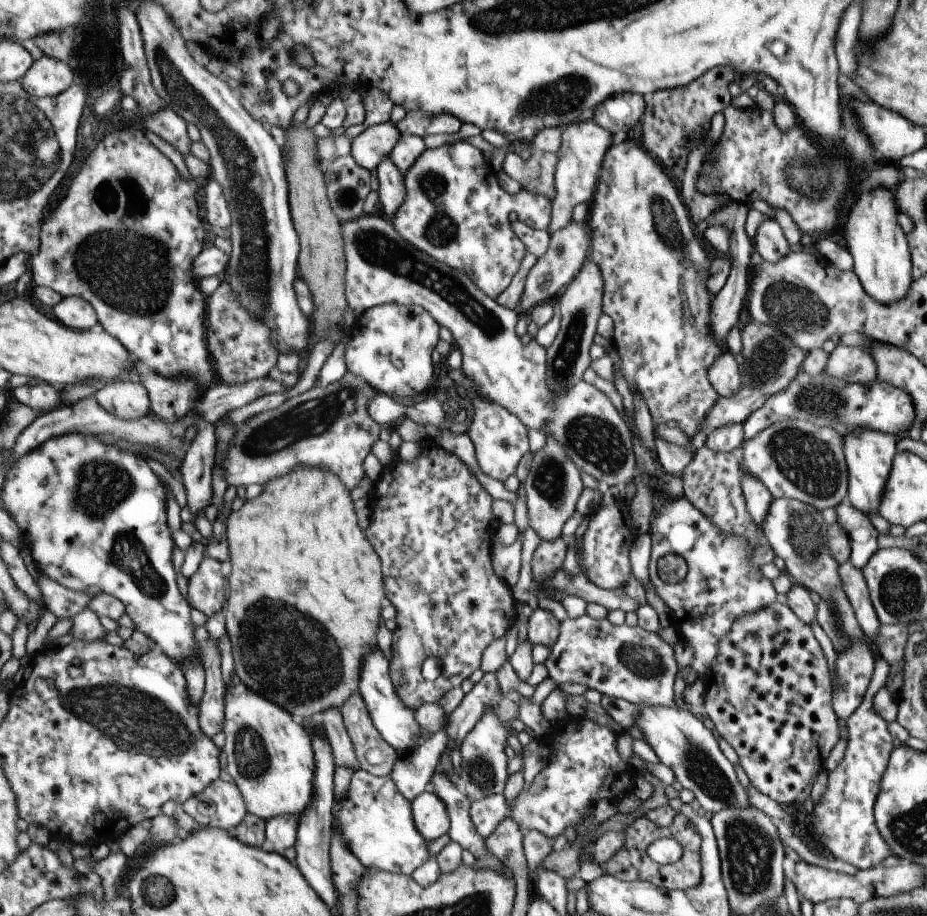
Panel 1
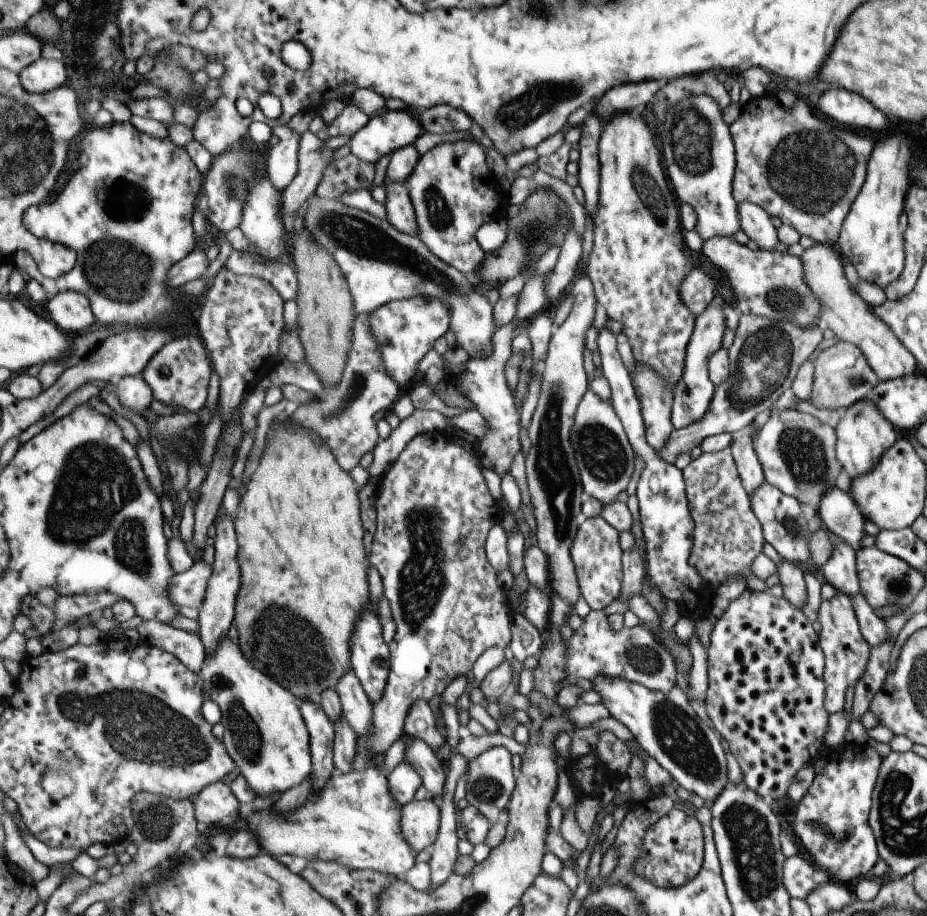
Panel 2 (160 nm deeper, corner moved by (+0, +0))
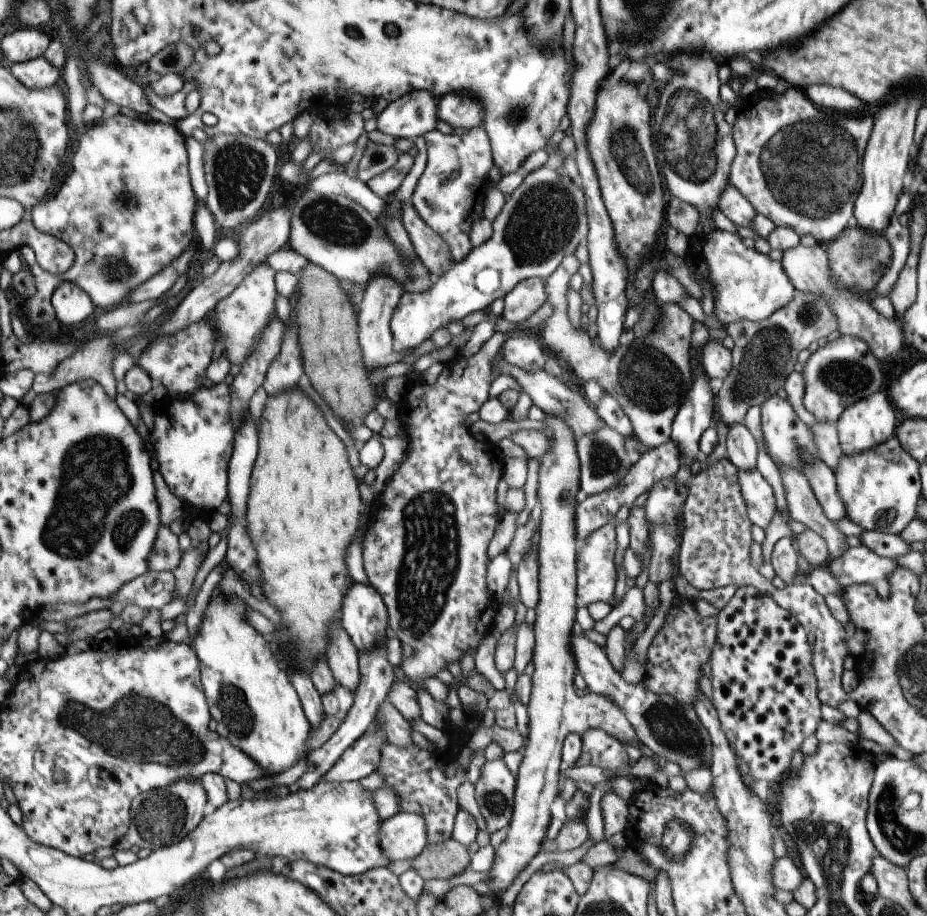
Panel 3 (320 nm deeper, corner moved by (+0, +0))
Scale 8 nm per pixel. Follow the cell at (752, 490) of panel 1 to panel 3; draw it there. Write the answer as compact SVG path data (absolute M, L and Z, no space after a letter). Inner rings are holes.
M743 423L728 426L726 434L726 456L737 469L744 471L755 469L757 445L755 439Z

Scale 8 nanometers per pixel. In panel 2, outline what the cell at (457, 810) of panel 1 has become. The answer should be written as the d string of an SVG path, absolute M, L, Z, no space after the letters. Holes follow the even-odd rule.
M409 734L407 736L406 760L417 769L428 795L441 802L448 775L443 770L442 760L437 758L437 754L423 739Z

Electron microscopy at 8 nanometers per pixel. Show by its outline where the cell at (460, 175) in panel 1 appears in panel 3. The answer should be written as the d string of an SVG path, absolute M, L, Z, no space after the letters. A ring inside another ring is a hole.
M485 126L464 134L443 134L435 129L425 133L427 163L412 194L412 205L420 217L440 234L452 252L455 263L474 249L470 232L472 224L483 218L483 202L490 184L489 172L494 165L492 142Z

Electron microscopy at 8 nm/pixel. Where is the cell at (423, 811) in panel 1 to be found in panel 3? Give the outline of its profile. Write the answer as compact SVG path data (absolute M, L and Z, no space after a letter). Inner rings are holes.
M399 811L383 820L380 845L393 860L411 860L428 845L428 828L423 815Z

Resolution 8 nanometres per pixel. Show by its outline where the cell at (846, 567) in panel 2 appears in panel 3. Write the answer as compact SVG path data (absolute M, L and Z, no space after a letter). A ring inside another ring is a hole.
M777 465L776 468L780 474L788 516L825 541L829 562L837 558L847 548L843 544L845 536L823 514L803 473L787 465Z

